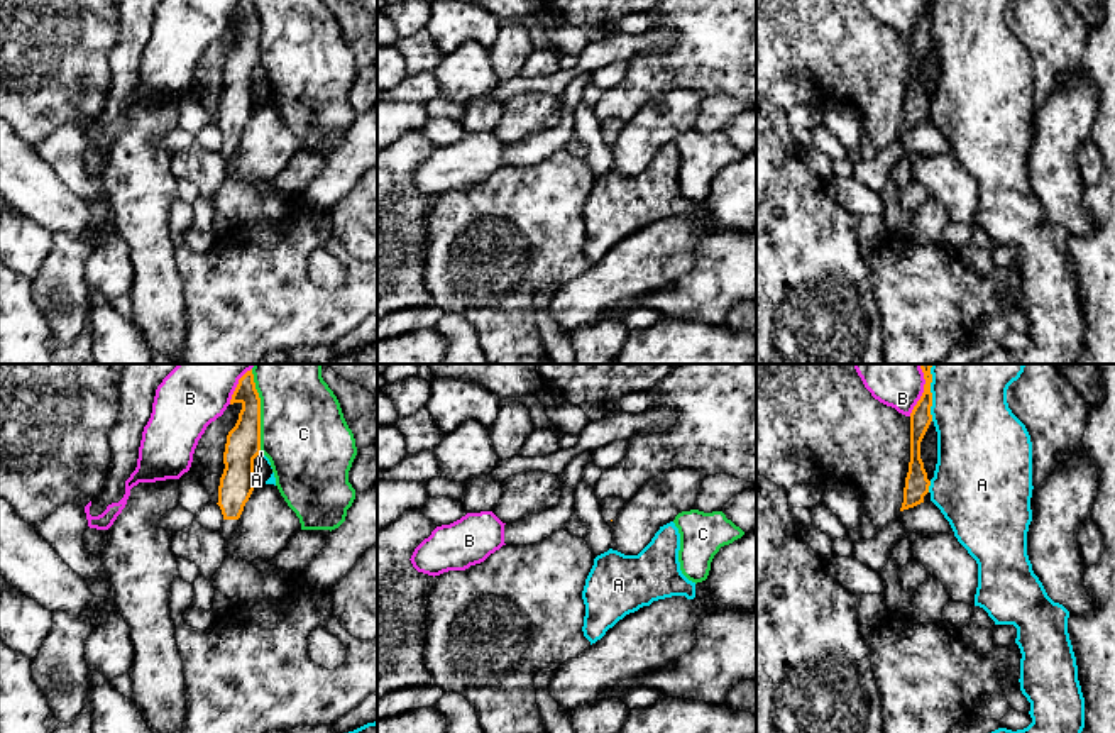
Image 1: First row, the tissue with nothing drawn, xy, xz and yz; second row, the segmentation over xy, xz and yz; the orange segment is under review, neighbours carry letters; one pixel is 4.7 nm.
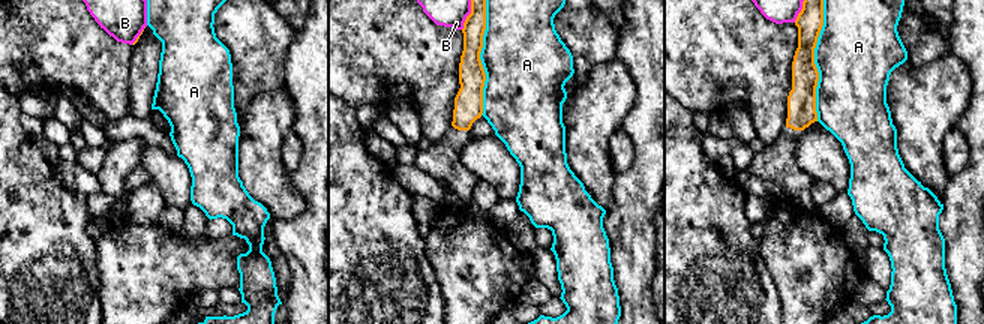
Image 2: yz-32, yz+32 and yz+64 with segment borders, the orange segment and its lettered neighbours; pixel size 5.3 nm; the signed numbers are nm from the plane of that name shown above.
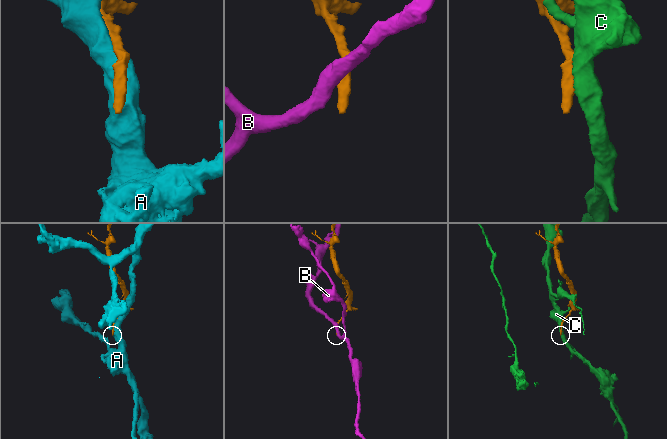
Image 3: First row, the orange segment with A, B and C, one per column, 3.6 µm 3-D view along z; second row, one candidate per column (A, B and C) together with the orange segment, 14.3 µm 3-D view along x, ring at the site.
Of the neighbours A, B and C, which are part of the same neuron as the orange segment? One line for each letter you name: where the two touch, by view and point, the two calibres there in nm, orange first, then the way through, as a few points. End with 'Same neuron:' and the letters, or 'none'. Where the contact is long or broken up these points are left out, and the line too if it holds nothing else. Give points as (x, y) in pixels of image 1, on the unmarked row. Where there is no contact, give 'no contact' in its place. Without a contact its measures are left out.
Same neuron: none

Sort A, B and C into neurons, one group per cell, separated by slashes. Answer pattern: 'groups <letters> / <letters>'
groups A / B / C

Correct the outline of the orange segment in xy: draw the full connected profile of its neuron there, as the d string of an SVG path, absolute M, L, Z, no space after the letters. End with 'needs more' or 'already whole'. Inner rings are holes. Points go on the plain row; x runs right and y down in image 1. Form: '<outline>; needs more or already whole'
M239 0L233 24L240 24L242 30L227 56L217 124L223 135L220 156L225 163L237 154L239 139L254 112L254 80L261 74L261 19L254 0Z; needs more

